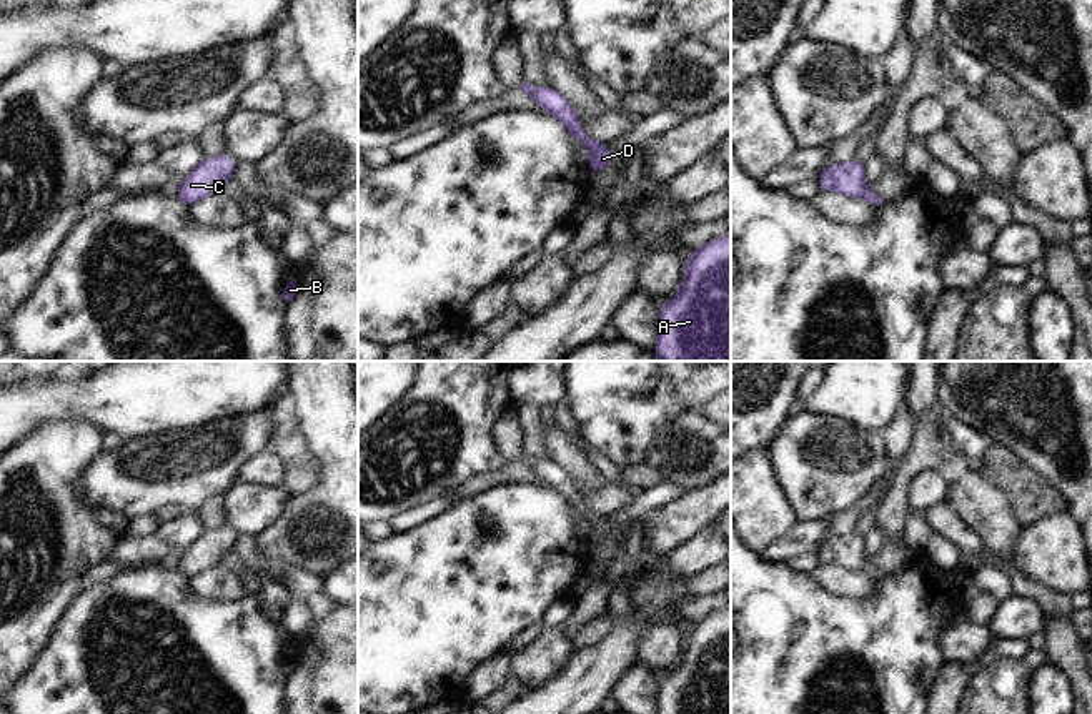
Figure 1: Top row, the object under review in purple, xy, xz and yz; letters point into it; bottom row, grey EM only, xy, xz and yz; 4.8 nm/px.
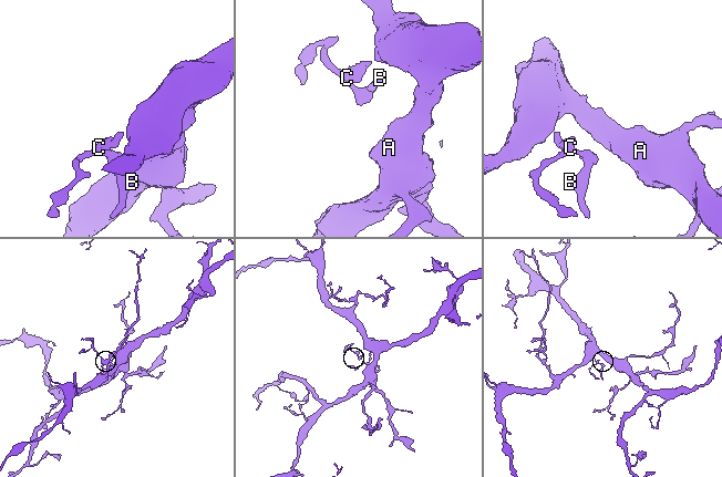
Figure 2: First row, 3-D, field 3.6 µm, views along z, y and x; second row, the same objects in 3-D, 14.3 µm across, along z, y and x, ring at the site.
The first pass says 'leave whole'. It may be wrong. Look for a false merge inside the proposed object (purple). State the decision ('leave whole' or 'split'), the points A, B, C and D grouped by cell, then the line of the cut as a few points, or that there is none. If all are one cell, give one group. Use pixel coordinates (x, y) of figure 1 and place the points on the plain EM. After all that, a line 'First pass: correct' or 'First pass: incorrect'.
leave whole | A B C D | no cut
First pass: correct

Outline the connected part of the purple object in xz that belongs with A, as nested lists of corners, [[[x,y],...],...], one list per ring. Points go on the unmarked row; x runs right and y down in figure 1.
[[[731,606],[687,629],[679,664],[659,677],[656,714],[731,714]]]

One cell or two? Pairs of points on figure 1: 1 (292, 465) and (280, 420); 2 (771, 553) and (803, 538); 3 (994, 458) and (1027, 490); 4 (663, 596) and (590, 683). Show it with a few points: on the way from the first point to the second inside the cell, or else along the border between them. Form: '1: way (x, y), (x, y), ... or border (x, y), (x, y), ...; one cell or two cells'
1: way (292, 453), (285, 443), (285, 431); one cell
2: way (779, 550), (794, 543); one cell
3: way (1002, 466), (1019, 483); one cell
4: way (641, 618), (605, 661); one cell

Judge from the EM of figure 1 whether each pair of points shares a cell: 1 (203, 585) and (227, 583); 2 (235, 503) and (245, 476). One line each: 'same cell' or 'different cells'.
1: same cell
2: different cells

